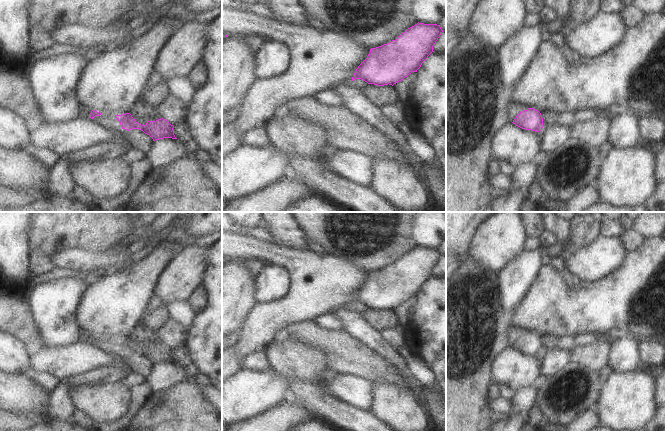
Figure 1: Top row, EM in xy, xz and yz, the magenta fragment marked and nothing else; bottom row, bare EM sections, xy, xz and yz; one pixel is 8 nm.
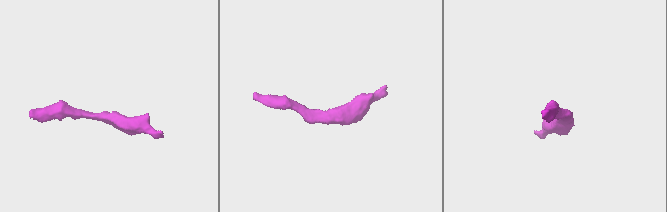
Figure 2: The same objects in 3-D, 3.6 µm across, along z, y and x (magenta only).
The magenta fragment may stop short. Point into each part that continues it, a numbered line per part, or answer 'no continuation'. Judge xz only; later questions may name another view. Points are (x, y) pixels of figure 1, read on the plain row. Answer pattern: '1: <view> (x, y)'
no continuation

